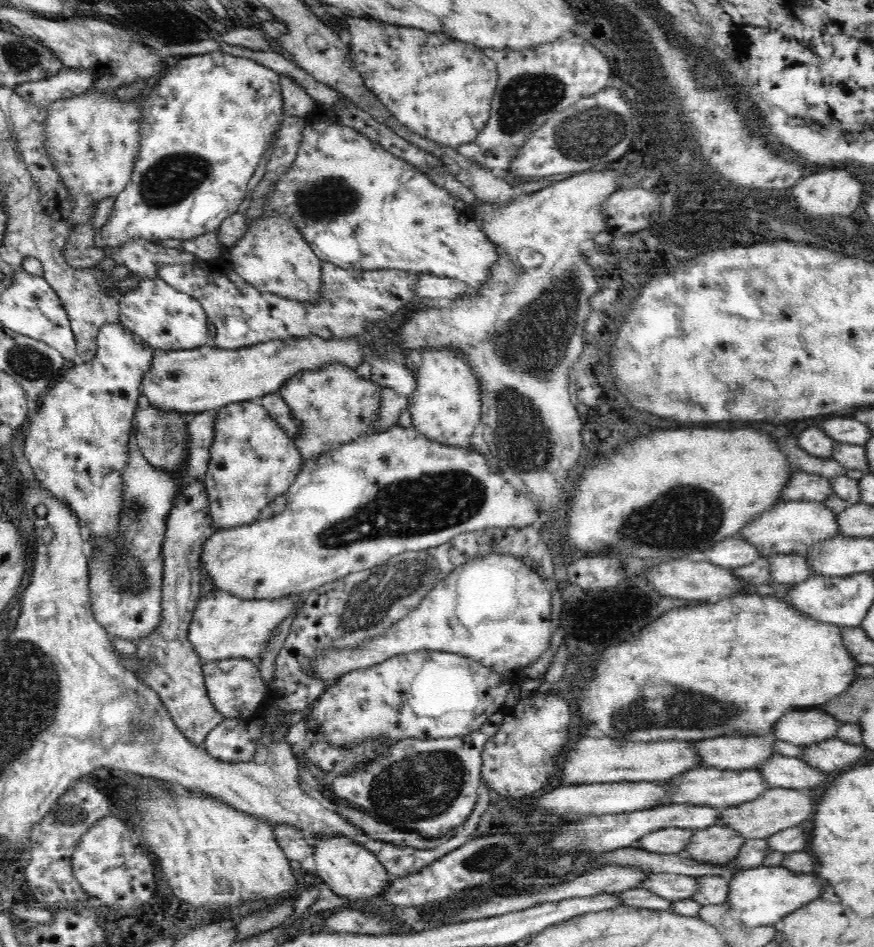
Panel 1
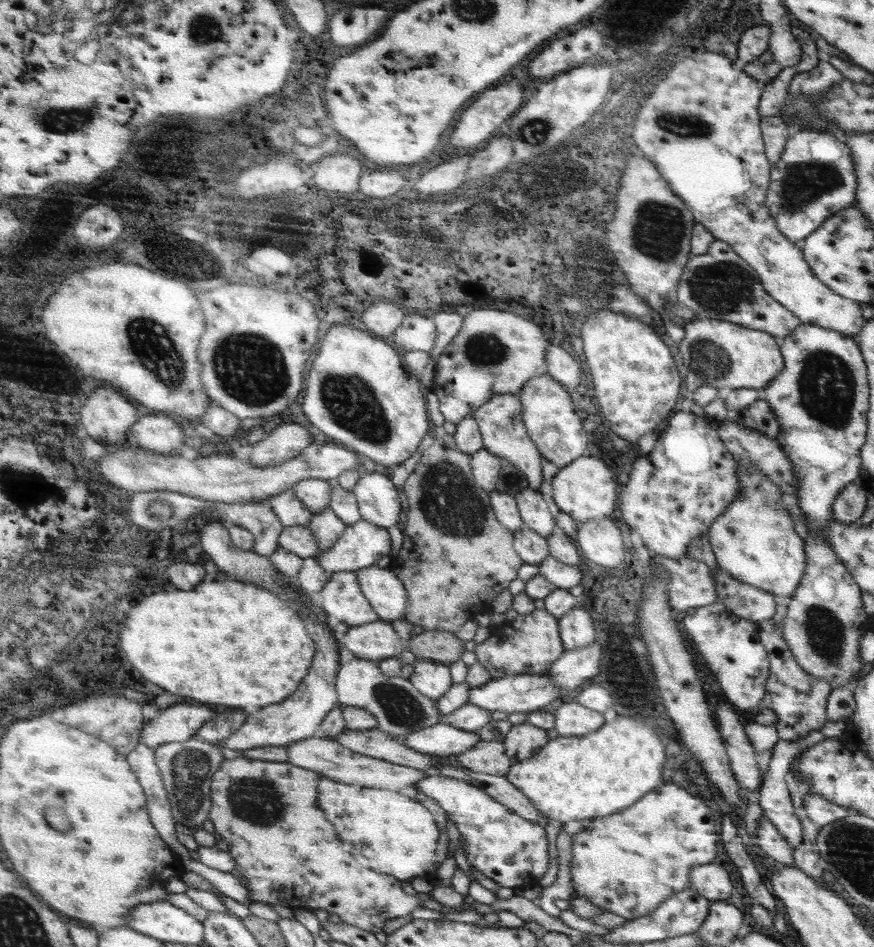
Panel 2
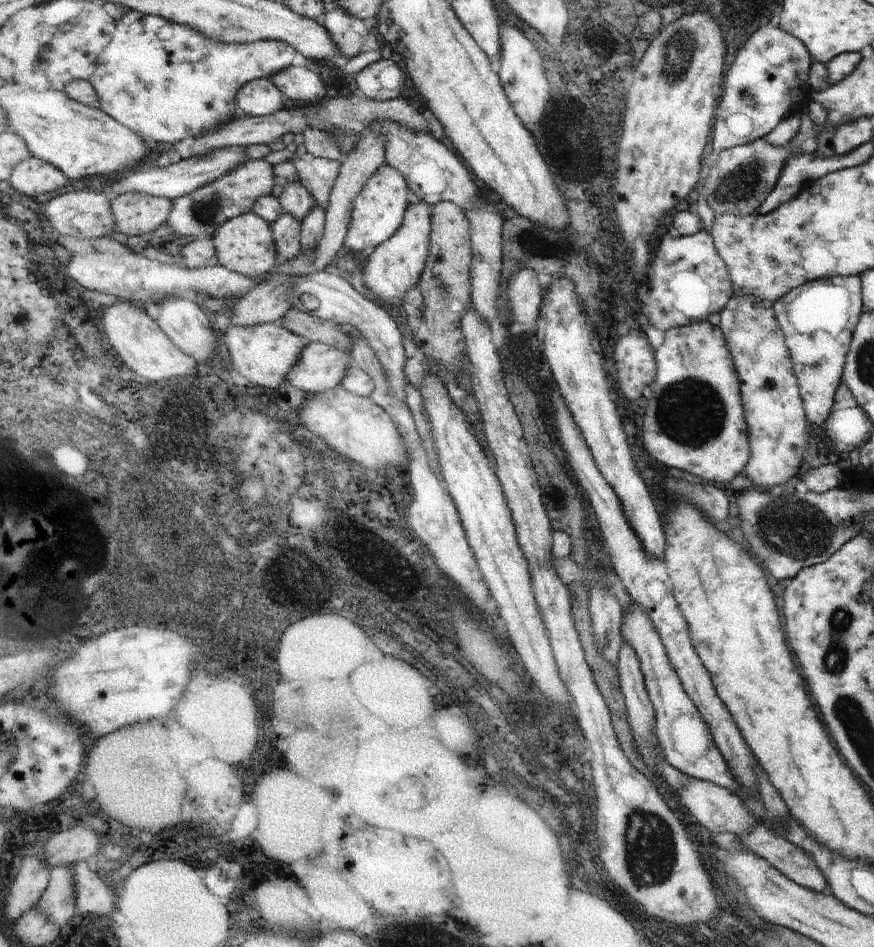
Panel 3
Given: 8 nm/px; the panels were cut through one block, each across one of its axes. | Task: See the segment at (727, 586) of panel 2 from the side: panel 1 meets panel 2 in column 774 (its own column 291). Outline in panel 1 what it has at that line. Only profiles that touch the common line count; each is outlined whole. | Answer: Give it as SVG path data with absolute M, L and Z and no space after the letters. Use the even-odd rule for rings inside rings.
M212 590L210 594L204 594L196 606L188 638L204 664L218 660L252 660L258 664L274 630L294 614L298 614L298 608L290 598L240 600L226 592Z

